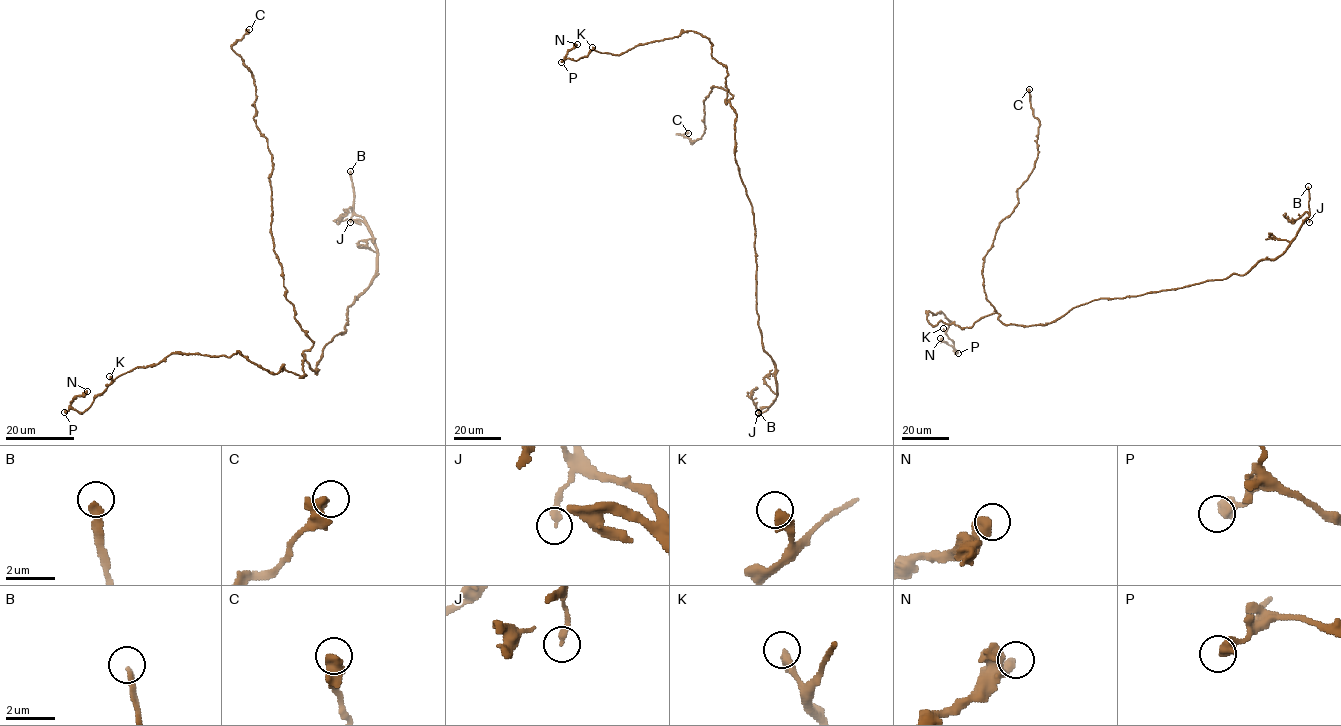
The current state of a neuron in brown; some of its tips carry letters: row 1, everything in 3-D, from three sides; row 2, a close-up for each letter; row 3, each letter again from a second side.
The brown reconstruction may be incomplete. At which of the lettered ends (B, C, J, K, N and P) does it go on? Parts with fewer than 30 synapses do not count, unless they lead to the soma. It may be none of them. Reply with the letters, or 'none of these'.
B

